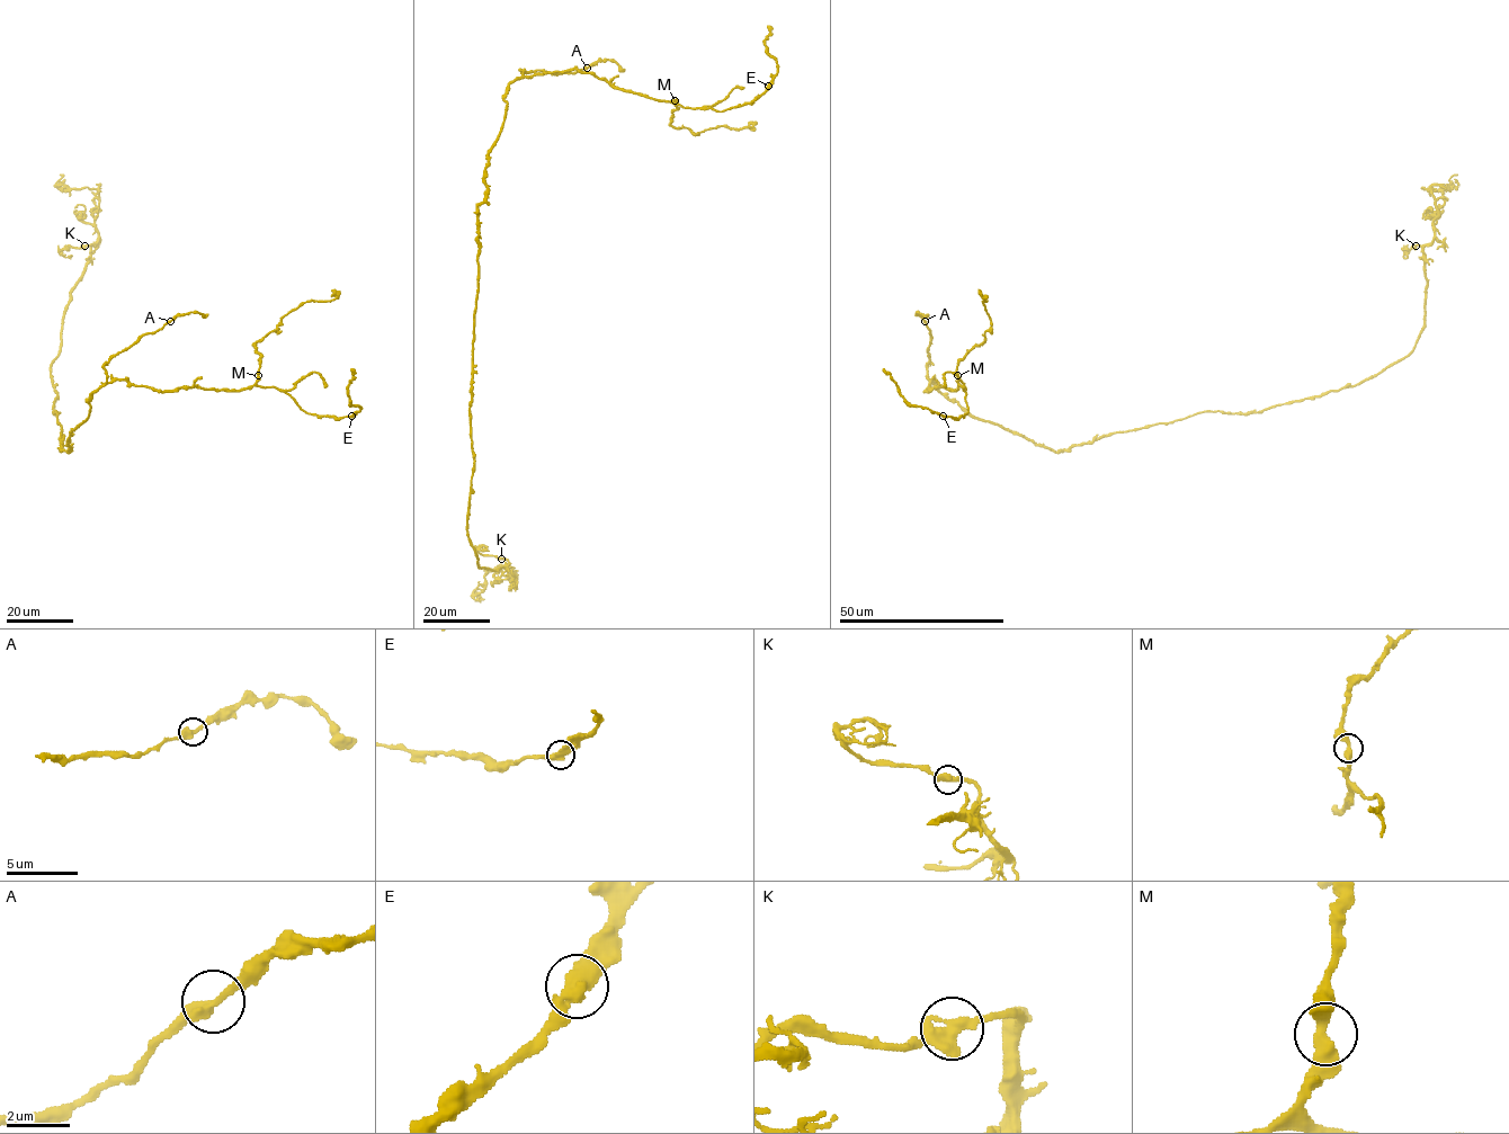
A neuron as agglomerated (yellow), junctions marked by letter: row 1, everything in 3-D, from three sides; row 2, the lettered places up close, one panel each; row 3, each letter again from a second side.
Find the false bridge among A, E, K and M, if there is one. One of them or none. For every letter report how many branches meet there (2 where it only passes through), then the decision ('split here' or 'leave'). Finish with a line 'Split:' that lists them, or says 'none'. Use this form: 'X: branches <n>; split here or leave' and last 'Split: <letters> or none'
A: branches 2; leave
E: branches 2; leave
K: branches 2; leave
M: branches 2; leave
Split: none

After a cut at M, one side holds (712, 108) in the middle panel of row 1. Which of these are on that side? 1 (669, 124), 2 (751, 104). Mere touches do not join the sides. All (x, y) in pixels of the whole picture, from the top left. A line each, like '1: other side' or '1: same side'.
1: other side
2: same side

